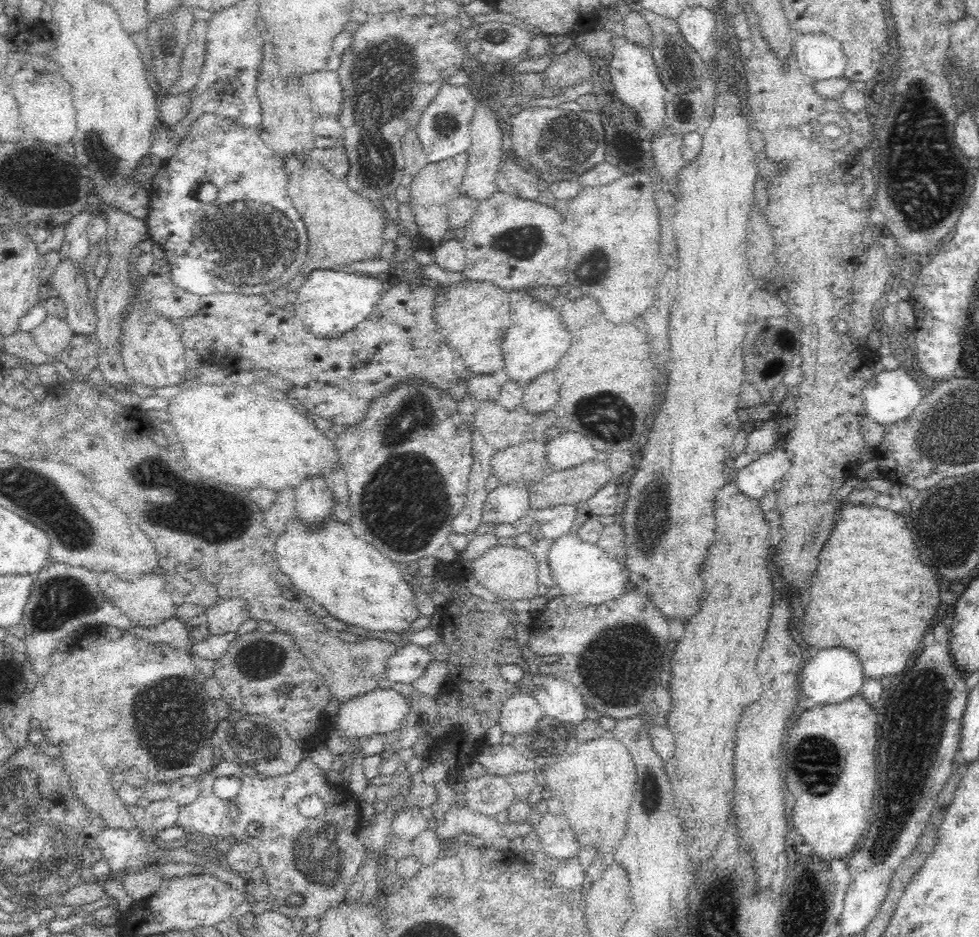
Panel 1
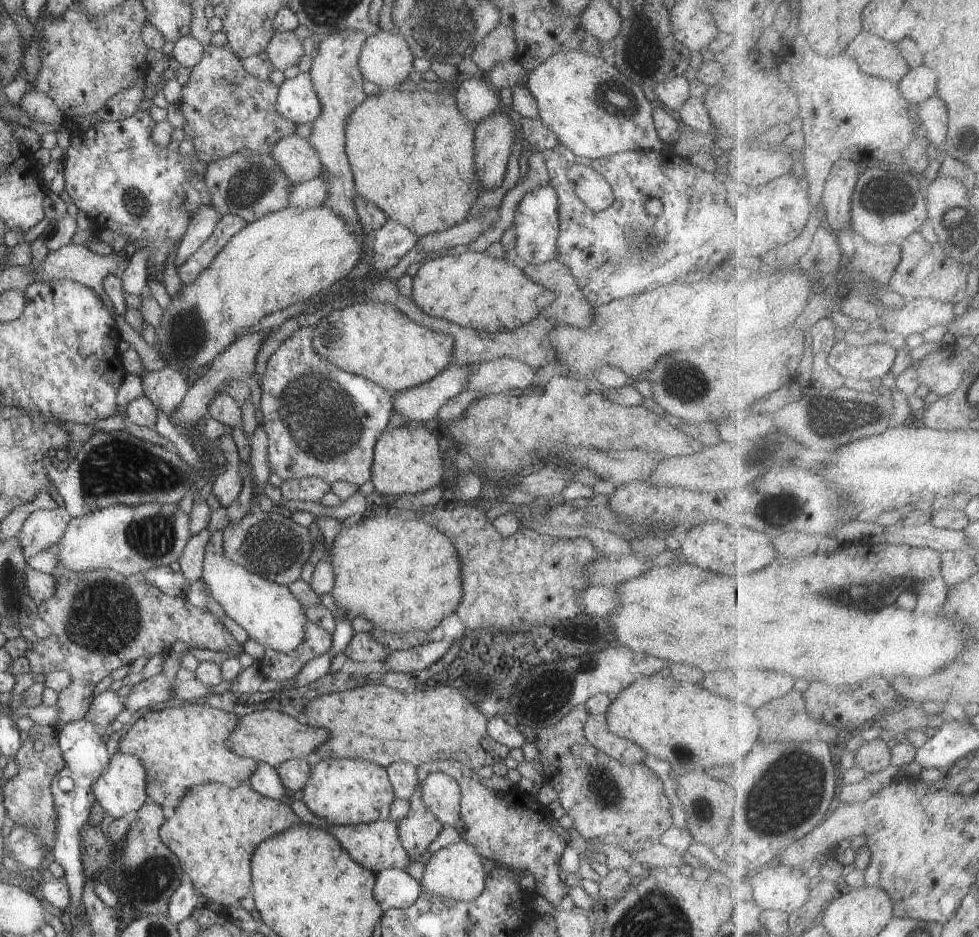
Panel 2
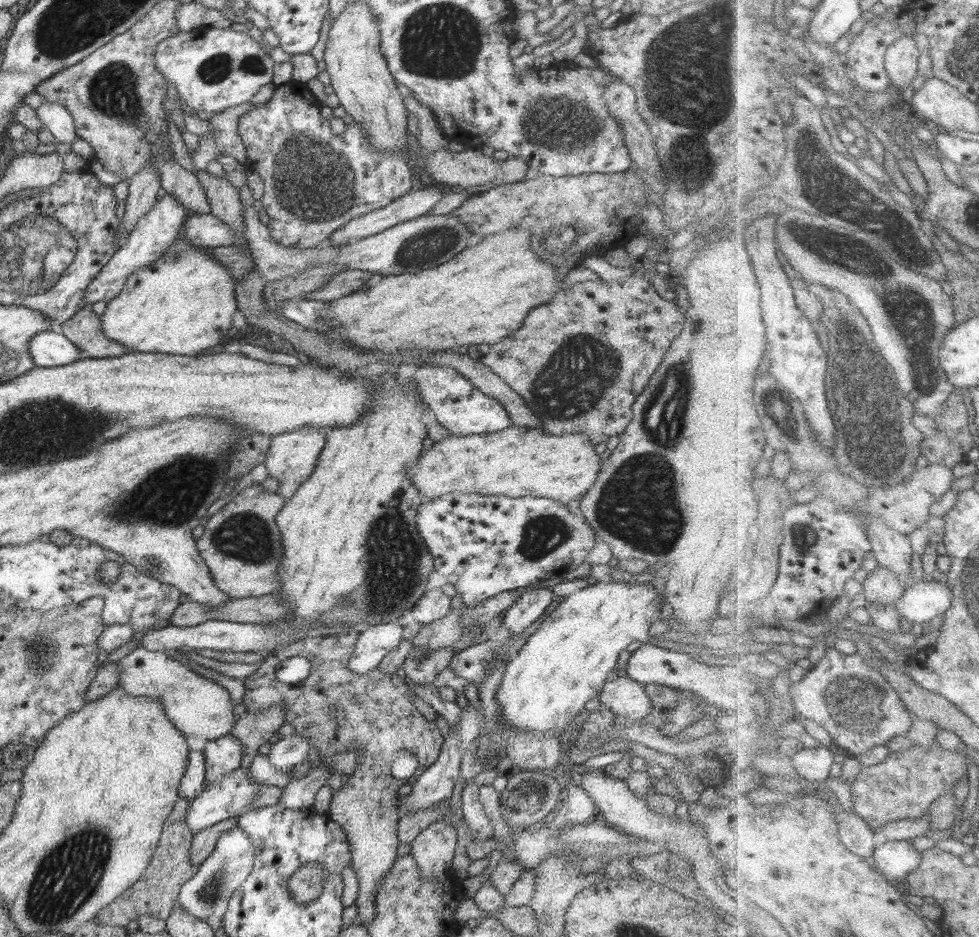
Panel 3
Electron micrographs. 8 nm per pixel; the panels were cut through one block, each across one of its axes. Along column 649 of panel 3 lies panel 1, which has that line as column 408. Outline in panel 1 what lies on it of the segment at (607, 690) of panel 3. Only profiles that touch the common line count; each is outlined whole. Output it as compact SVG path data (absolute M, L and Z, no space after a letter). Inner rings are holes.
M376 689L362 696L356 696L339 704L338 712L333 720L335 732L344 738L360 738L398 732L404 727L404 718L410 712L410 698L396 692L394 689Z

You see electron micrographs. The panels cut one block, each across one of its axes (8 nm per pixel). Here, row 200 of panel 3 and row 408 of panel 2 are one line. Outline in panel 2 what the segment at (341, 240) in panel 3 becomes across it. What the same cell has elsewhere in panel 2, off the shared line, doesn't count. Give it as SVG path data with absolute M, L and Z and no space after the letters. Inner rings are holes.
M449 365L432 380L398 393L393 398L393 410L410 424L432 420L440 406L465 390L471 366Z

